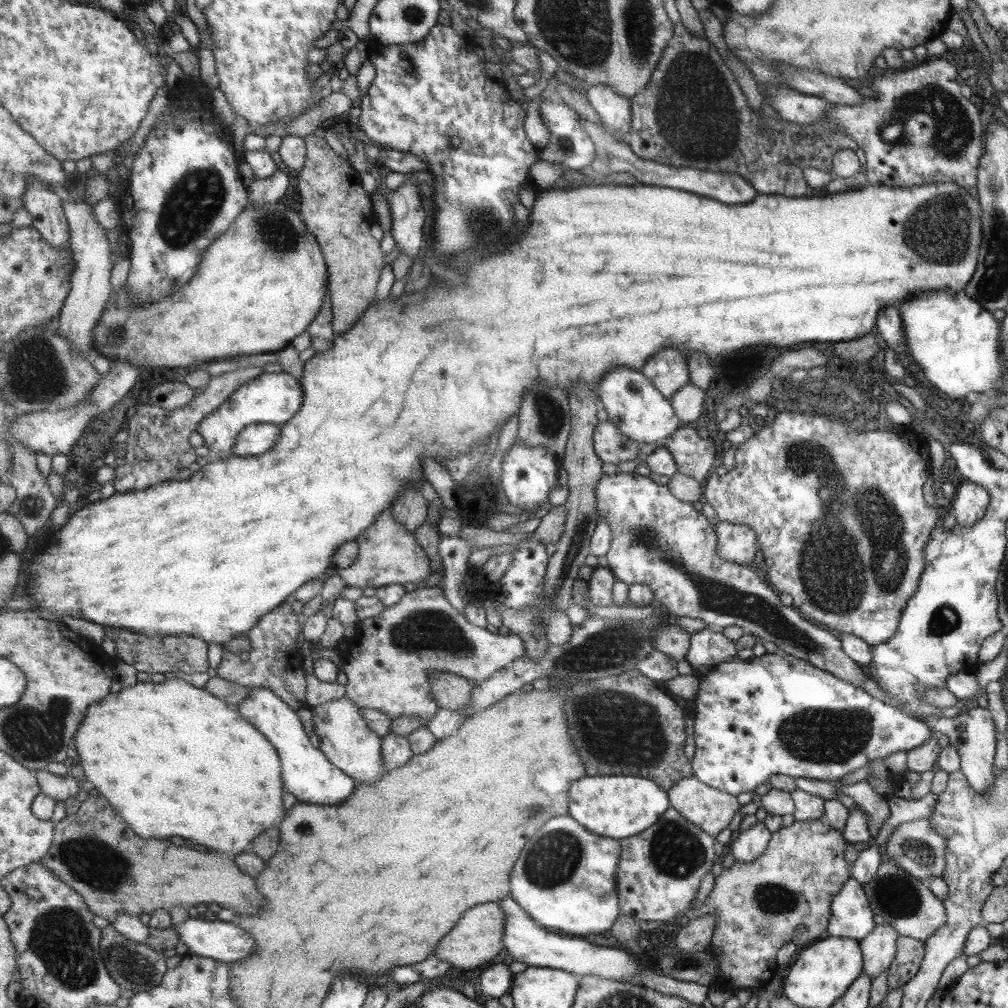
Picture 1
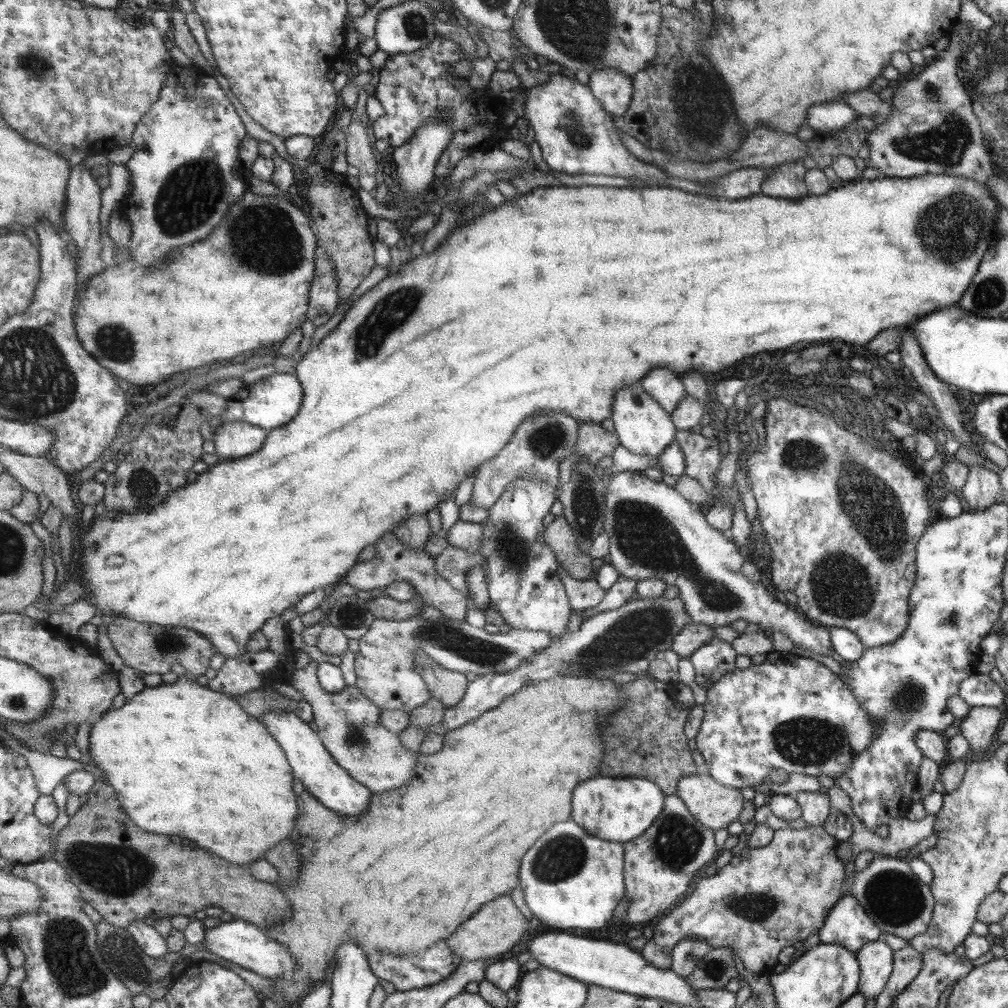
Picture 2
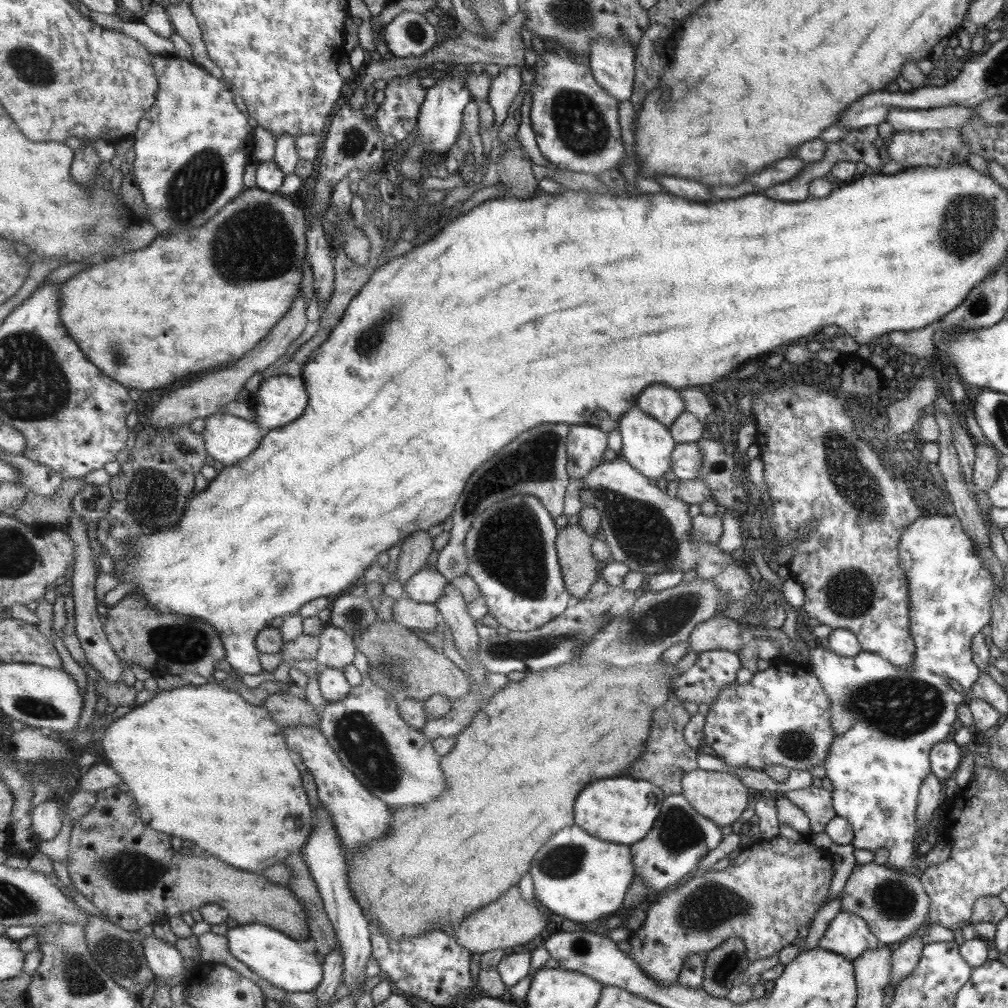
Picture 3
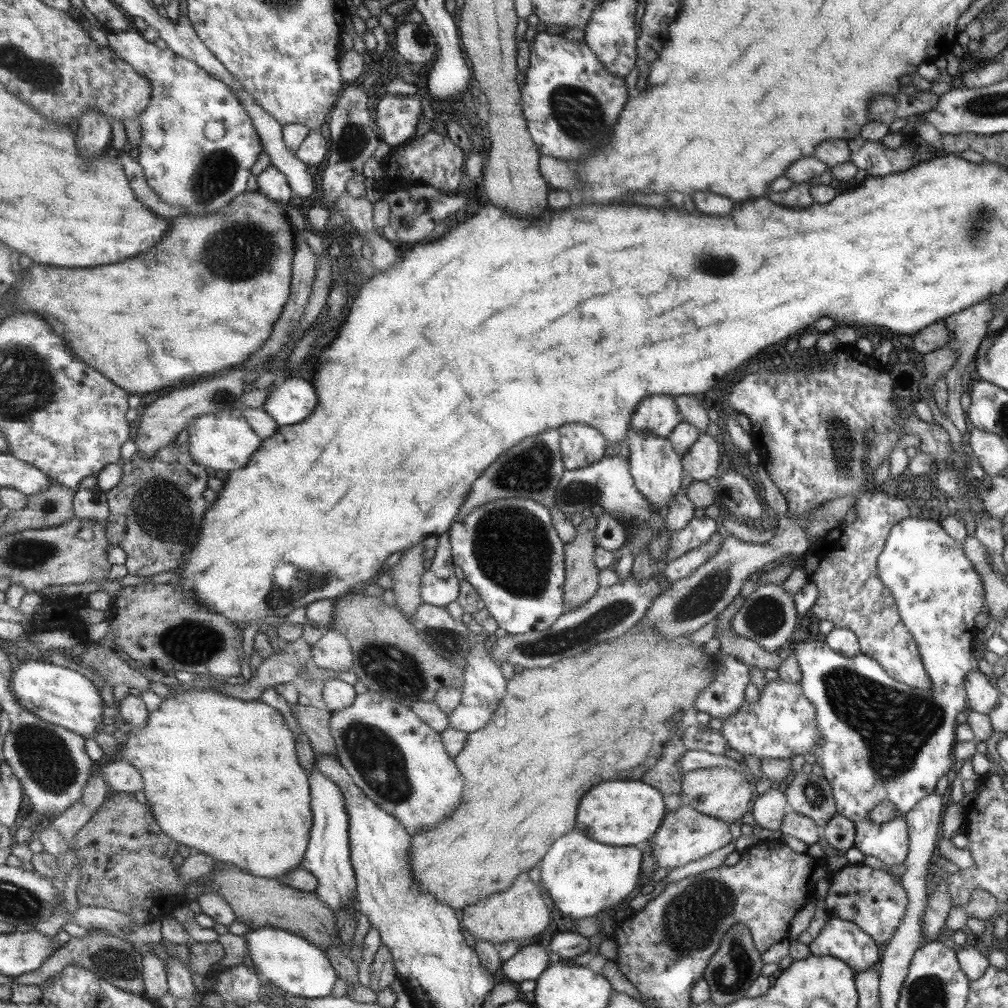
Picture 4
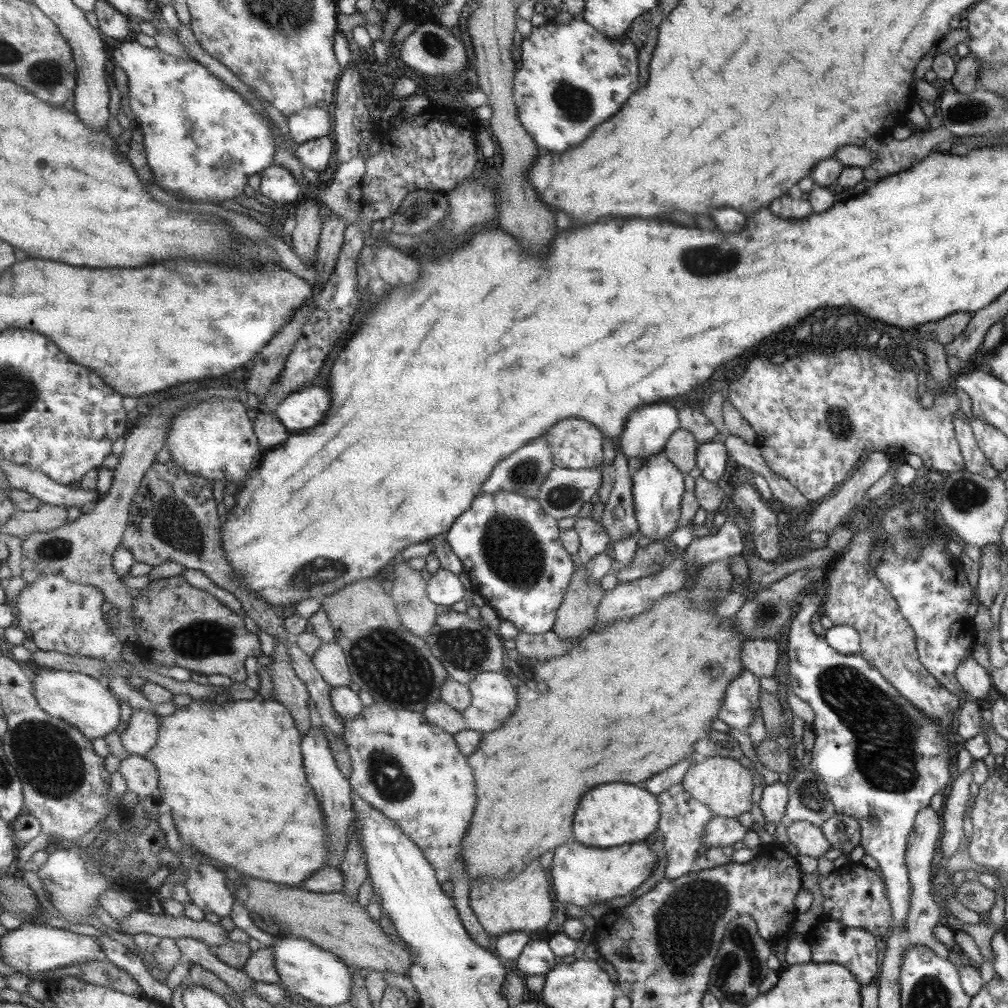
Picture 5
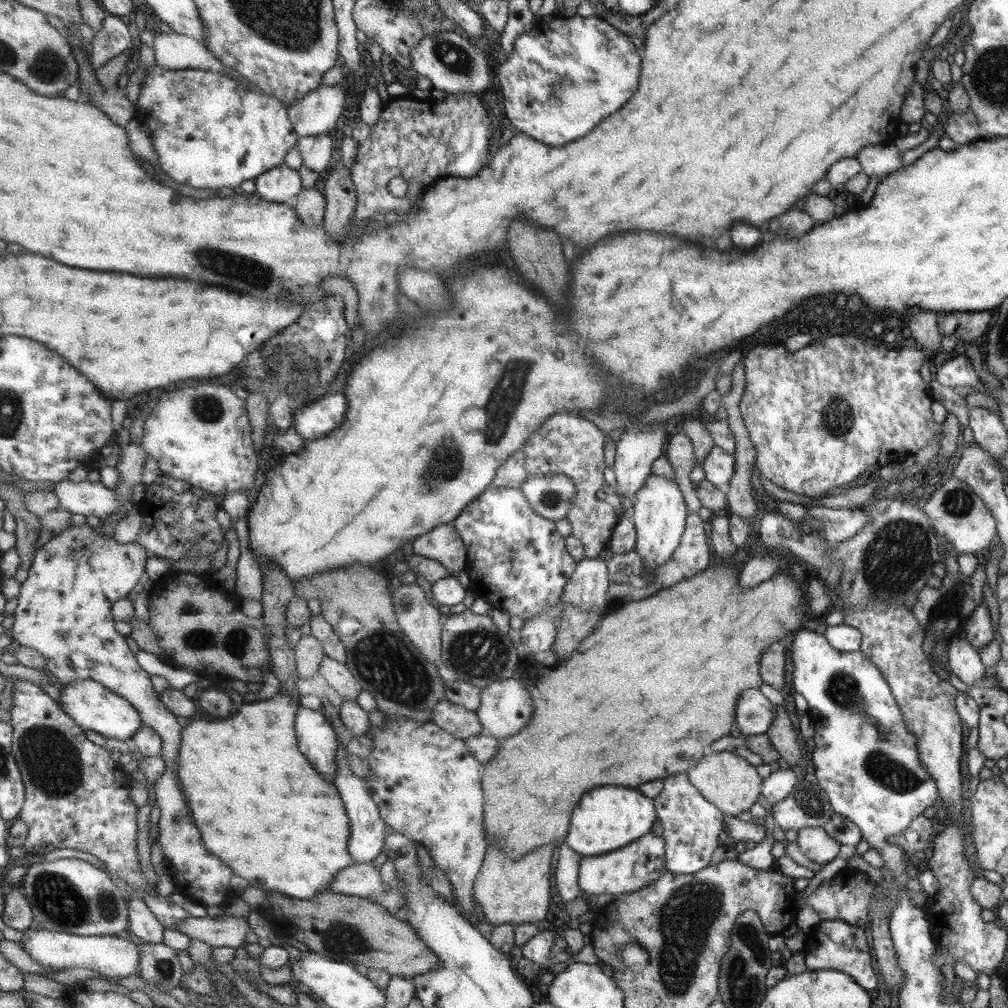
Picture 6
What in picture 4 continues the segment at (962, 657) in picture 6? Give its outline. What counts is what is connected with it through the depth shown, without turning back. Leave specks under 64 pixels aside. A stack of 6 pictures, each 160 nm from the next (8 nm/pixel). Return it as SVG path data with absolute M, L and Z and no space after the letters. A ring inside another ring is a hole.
M972 670L966 676L965 687L967 709L991 716L1000 693L992 680L987 680L980 671Z

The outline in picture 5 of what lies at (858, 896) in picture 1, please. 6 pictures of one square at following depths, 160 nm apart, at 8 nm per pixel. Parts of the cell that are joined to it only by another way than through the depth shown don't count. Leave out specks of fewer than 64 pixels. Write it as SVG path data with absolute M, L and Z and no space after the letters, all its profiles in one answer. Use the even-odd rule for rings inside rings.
M832 919L821 920L814 930L804 936L806 943L811 949L811 961L816 963L839 963L847 968L855 977L859 984L869 984L877 972L877 948L875 948L875 938L859 928L848 928L842 926L840 922Z

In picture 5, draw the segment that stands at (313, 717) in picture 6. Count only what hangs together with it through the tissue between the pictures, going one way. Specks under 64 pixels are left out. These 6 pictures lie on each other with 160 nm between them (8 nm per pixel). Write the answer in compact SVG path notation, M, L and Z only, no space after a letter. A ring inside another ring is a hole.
M313 725L310 733L303 736L302 753L304 764L307 768L309 784L315 788L315 794L319 798L319 805L323 806L323 813L327 817L326 835L329 837L329 860L326 866L341 868L345 861L345 853L349 847L349 835L354 818L354 795L350 779L347 779L338 767L338 760L333 756L329 741L326 739L322 727Z

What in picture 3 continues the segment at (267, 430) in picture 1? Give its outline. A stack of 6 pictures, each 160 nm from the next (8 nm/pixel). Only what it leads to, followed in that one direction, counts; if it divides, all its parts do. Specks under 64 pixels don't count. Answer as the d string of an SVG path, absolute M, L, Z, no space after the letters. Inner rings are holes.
M223 412L207 417L201 434L208 454L225 467L251 456L265 439L265 432L256 422Z

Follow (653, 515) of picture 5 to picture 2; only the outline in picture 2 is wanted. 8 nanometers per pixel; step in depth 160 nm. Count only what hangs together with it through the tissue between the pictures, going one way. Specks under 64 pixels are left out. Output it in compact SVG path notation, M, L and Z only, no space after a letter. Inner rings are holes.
M638 382L621 387L614 394L610 419L613 422L618 445L633 454L650 456L655 459L675 440L676 428L670 414L665 412Z

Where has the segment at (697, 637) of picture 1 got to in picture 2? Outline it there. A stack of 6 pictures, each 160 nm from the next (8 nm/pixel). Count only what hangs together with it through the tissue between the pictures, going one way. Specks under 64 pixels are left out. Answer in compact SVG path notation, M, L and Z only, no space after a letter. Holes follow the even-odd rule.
M711 637L701 647L688 656L694 668L694 681L701 688L711 686L722 674L736 668L734 660L736 652L725 641Z

